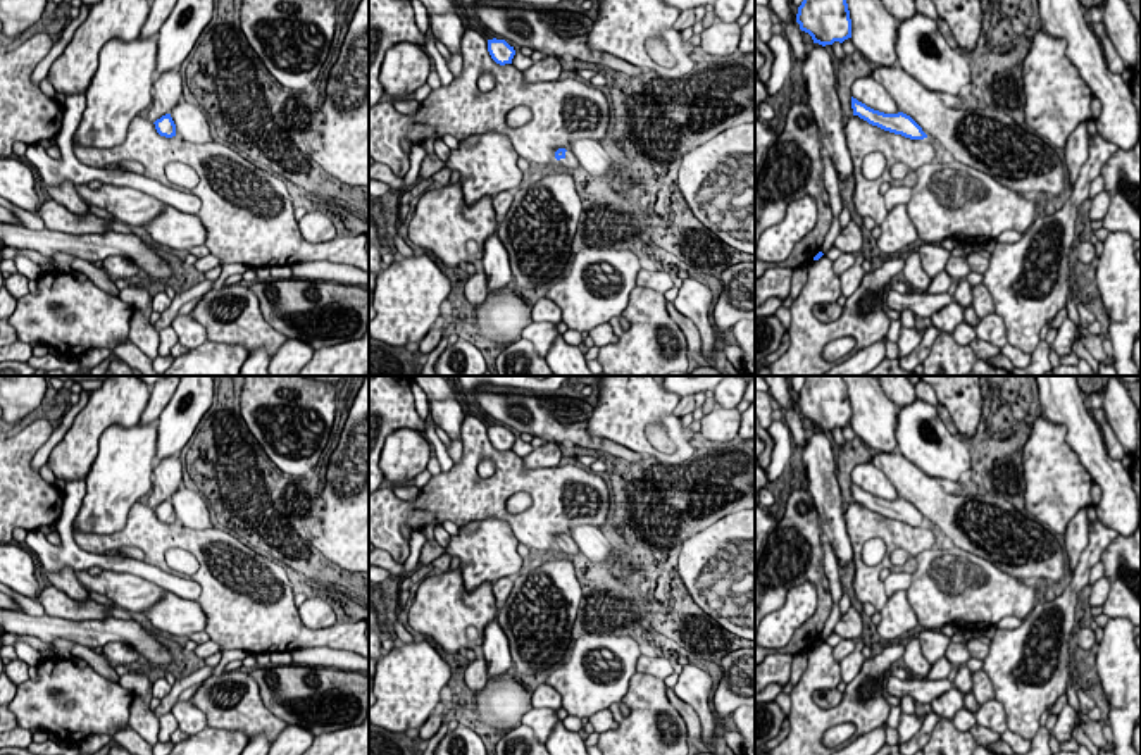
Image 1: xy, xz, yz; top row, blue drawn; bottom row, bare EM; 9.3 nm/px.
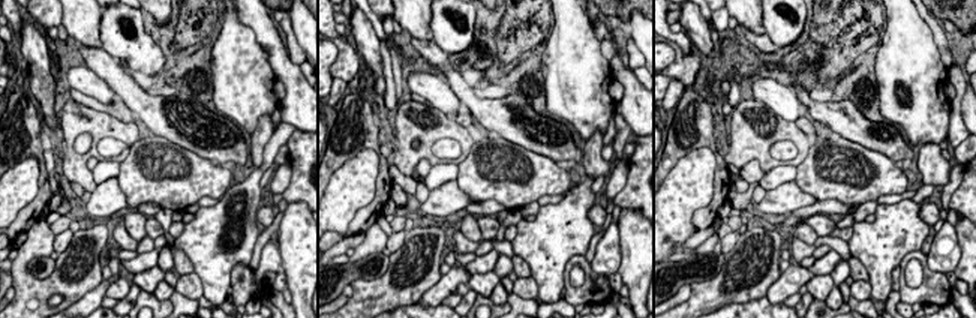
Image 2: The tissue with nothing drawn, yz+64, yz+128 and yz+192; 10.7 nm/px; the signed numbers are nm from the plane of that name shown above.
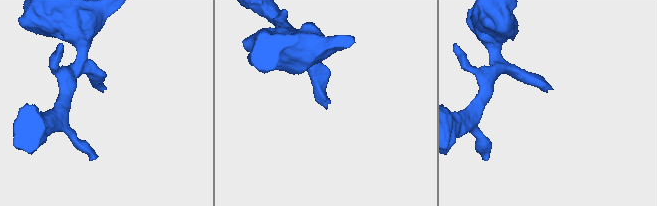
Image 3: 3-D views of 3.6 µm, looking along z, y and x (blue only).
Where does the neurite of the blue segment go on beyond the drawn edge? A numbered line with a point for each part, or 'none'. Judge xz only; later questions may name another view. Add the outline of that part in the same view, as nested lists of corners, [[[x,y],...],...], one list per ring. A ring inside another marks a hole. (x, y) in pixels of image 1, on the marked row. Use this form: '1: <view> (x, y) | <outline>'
1: xz (569, 162) | [[[567,150],[565,157],[557,160],[557,162],[560,164],[560,169],[564,169],[564,171],[570,171],[570,169],[581,167],[579,160],[576,159],[576,155],[570,150]]]

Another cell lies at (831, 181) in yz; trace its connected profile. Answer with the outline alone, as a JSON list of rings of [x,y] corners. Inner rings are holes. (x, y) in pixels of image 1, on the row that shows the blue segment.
[[[822,155],[822,164],[824,164],[824,184],[829,195],[829,203],[832,210],[832,226],[822,243],[820,252],[826,253],[829,248],[834,246],[834,240],[841,229],[839,226],[839,212],[843,209],[841,198],[839,198],[839,181],[838,181],[838,172],[827,155]]]

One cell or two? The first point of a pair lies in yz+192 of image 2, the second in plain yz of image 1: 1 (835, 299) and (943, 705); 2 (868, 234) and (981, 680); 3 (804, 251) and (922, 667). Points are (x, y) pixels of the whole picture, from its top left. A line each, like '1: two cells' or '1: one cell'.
1: one cell
2: two cells
3: one cell

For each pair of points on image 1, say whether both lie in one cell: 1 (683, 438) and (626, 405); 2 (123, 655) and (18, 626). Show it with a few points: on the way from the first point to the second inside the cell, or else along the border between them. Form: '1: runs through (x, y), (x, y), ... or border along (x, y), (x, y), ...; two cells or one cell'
1: runs through (671, 424), (652, 405), (640, 405); one cell
2: border along (100, 647), (111, 642), (123, 642), (140, 654); two cells

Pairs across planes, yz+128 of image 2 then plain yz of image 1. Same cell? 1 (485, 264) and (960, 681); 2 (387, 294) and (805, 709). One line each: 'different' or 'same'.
1: different
2: same

